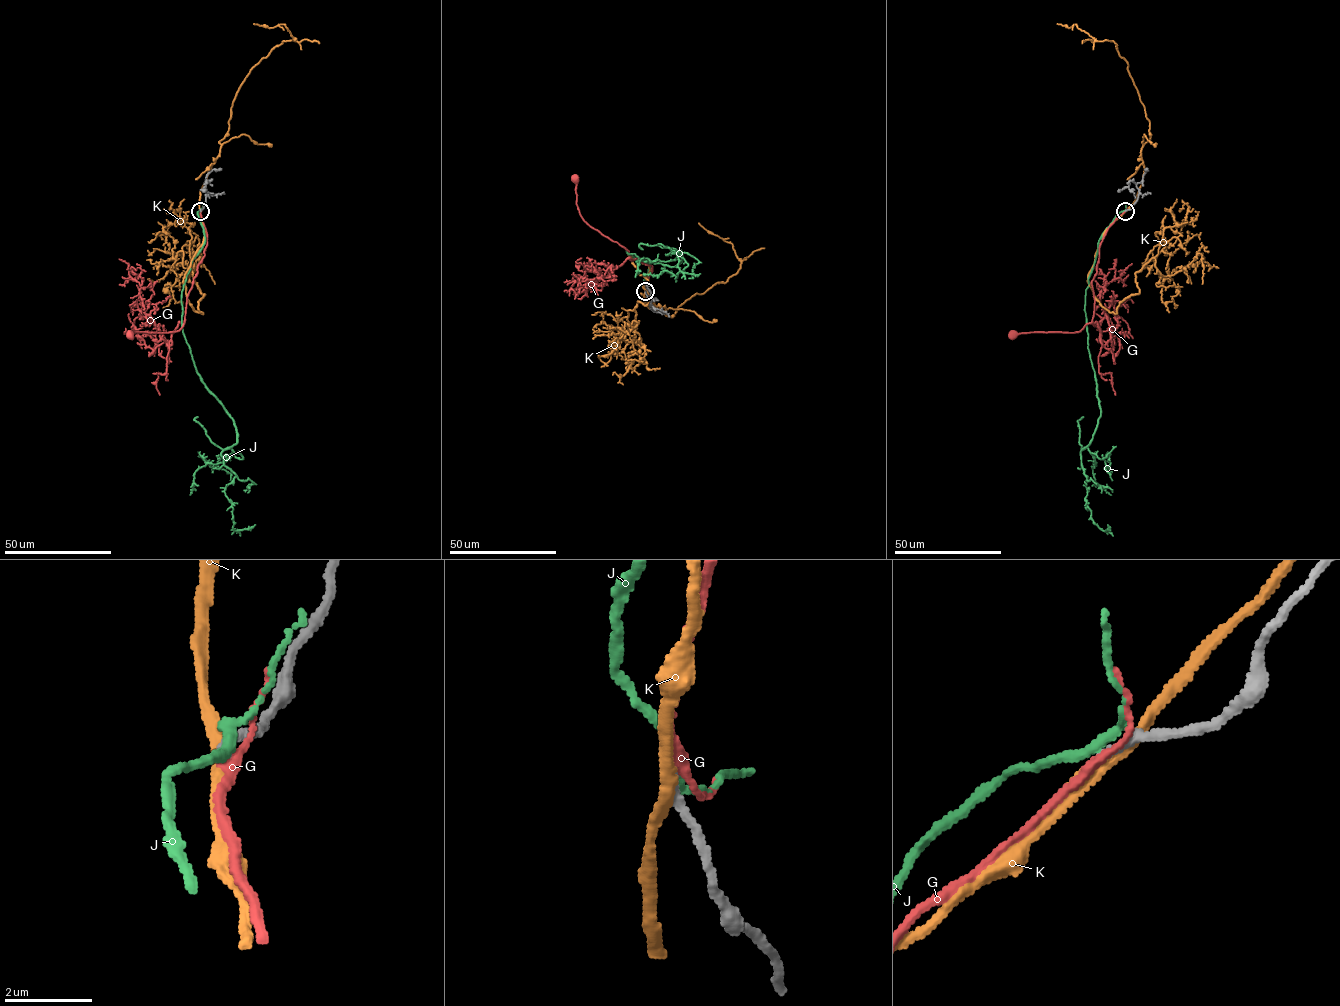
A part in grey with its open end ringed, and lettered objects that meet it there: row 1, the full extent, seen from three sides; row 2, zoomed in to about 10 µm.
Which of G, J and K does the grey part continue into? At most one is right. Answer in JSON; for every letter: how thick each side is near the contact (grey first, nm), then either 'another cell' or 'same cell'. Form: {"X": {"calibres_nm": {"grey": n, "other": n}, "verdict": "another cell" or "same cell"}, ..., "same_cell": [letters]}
{"G": {"calibres_nm": {"grey": 240, "other": 190}, "verdict": "same cell"}, "J": {"calibres_nm": {"grey": 240, "other": 220}, "verdict": "another cell"}, "K": {"calibres_nm": {"grey": 260, "other": 240}, "verdict": "another cell"}, "same_cell": ["G"]}

